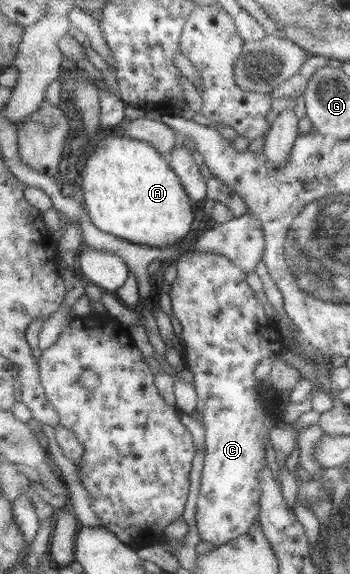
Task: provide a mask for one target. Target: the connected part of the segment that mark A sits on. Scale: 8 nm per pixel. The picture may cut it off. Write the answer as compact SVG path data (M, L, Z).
M119 130L110 132L98 141L94 153L88 156L81 176L84 207L94 224L110 235L132 243L162 248L180 243L192 231L192 223L196 219L192 200L169 158L152 143L126 137Z

